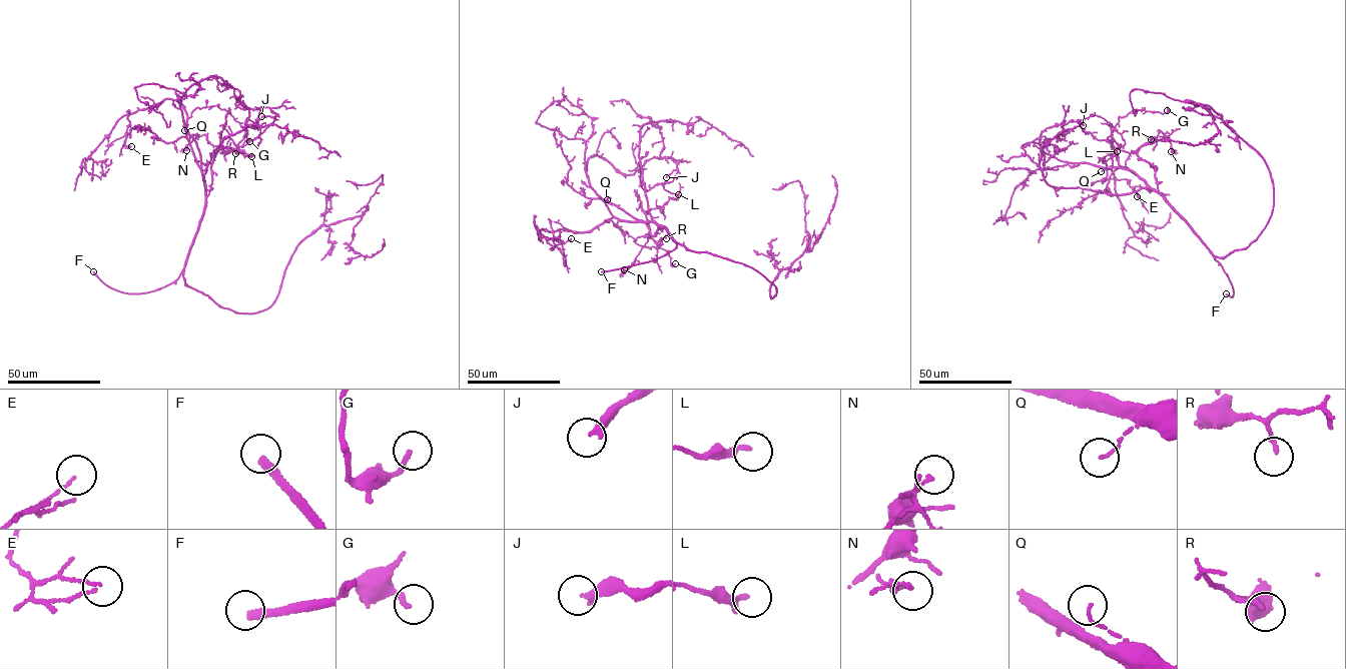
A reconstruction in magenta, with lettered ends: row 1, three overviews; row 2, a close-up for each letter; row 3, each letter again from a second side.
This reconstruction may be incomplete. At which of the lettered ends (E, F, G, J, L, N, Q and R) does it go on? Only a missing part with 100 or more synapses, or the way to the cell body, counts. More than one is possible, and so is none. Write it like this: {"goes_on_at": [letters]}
{"goes_on_at": ["F"]}

